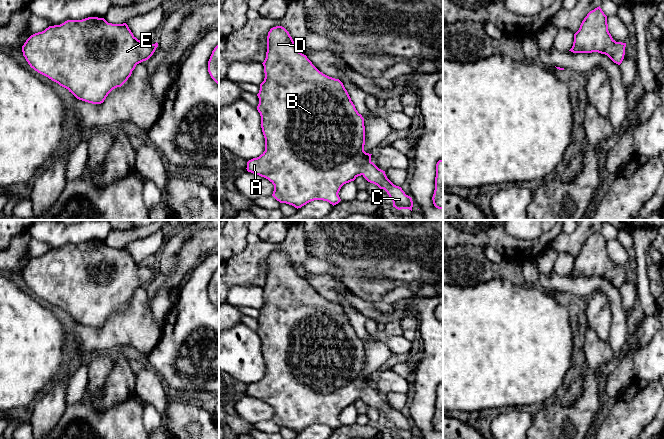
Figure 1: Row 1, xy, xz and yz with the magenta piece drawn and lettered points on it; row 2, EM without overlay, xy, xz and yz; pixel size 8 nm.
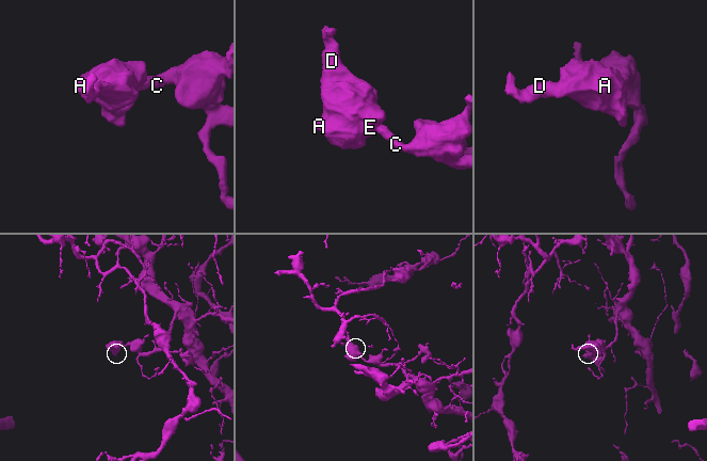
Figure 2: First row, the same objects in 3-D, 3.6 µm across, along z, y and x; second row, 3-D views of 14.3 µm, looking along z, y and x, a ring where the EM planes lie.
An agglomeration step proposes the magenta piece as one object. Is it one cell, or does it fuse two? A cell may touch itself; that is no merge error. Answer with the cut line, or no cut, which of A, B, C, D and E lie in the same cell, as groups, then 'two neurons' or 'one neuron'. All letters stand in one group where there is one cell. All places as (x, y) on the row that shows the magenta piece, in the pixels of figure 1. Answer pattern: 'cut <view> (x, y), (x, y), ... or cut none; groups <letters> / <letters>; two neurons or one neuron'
cut none; groups A B C D E; one neuron

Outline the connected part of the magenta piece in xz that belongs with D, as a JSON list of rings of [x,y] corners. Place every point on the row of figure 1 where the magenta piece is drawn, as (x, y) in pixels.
[[[282,26],[270,29],[267,36],[266,58],[262,63],[265,78],[257,94],[257,110],[261,116],[261,128],[265,138],[265,151],[257,158],[247,162],[247,171],[268,179],[274,185],[272,196],[280,203],[301,208],[314,200],[327,201],[333,206],[341,199],[338,195],[341,187],[363,176],[368,182],[384,189],[398,210],[412,211],[412,198],[401,187],[394,185],[372,161],[371,155],[364,151],[364,118],[355,108],[351,98],[339,79],[320,72],[306,55],[296,49],[289,32]]]

